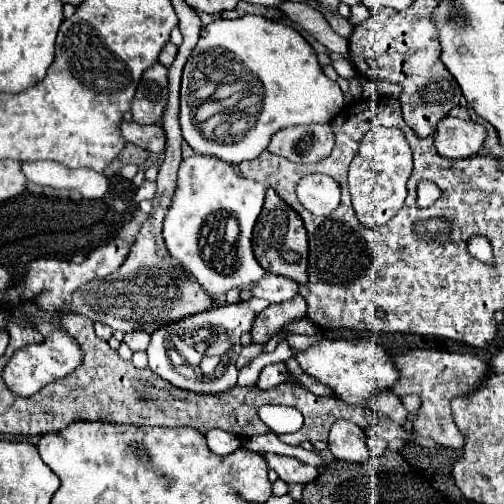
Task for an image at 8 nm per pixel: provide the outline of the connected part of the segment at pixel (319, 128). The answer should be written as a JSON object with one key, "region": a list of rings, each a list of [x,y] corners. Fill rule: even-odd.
{"region":[[[303,124],[283,128],[269,142],[269,152],[299,164],[315,164],[325,160],[335,146],[331,124]]]}

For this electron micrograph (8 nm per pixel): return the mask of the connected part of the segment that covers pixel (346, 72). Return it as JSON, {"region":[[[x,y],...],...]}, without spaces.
{"region":[[[334,60],[332,61],[332,66],[336,70],[337,74],[345,79],[355,76],[355,69],[353,64],[348,60]]]}

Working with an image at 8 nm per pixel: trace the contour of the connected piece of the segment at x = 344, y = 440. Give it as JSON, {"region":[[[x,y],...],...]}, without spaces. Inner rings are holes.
{"region":[[[337,420],[331,426],[329,448],[335,458],[349,462],[363,462],[369,458],[369,450],[365,444],[365,430],[349,420]]]}

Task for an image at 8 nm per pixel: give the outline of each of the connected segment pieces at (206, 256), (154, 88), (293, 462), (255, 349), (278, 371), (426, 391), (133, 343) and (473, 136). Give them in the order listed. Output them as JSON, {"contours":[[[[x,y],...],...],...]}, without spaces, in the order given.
{"contours":[[[[193,154],[181,160],[177,172],[177,186],[173,194],[173,204],[163,218],[163,240],[171,258],[175,258],[181,268],[191,274],[203,292],[215,302],[223,302],[231,288],[253,288],[267,272],[257,264],[253,254],[253,226],[261,214],[265,200],[265,186],[255,180],[243,178],[233,164],[205,154]]],[[[155,62],[147,68],[139,80],[135,98],[131,102],[131,116],[139,124],[159,124],[161,108],[165,108],[167,96],[167,68]]],[[[265,454],[269,468],[277,472],[277,476],[287,484],[309,484],[319,476],[319,468],[307,466],[297,458],[281,456],[281,454]]],[[[251,342],[251,344],[243,346],[243,350],[241,350],[239,358],[237,358],[239,368],[241,368],[241,366],[245,366],[247,362],[251,362],[253,358],[257,358],[261,352],[263,352],[263,344],[255,344],[255,342]]],[[[277,362],[277,364],[269,364],[261,370],[261,376],[259,376],[255,386],[261,390],[269,390],[269,388],[285,382],[287,378],[289,378],[289,372],[287,372],[285,362]]],[[[413,349],[393,357],[393,364],[399,370],[399,380],[391,388],[397,398],[415,394],[421,398],[417,418],[413,418],[413,432],[419,436],[433,438],[437,444],[447,448],[463,448],[465,434],[457,428],[451,416],[449,400],[455,396],[473,394],[487,378],[487,366],[475,354],[451,354],[435,349]]],[[[133,330],[133,332],[127,332],[123,342],[135,352],[135,350],[147,350],[147,344],[149,344],[149,334],[147,332],[141,332],[141,330]]],[[[447,116],[437,126],[435,148],[443,158],[451,158],[451,160],[471,158],[483,146],[485,138],[487,138],[487,130],[481,124],[473,120]]]]}

